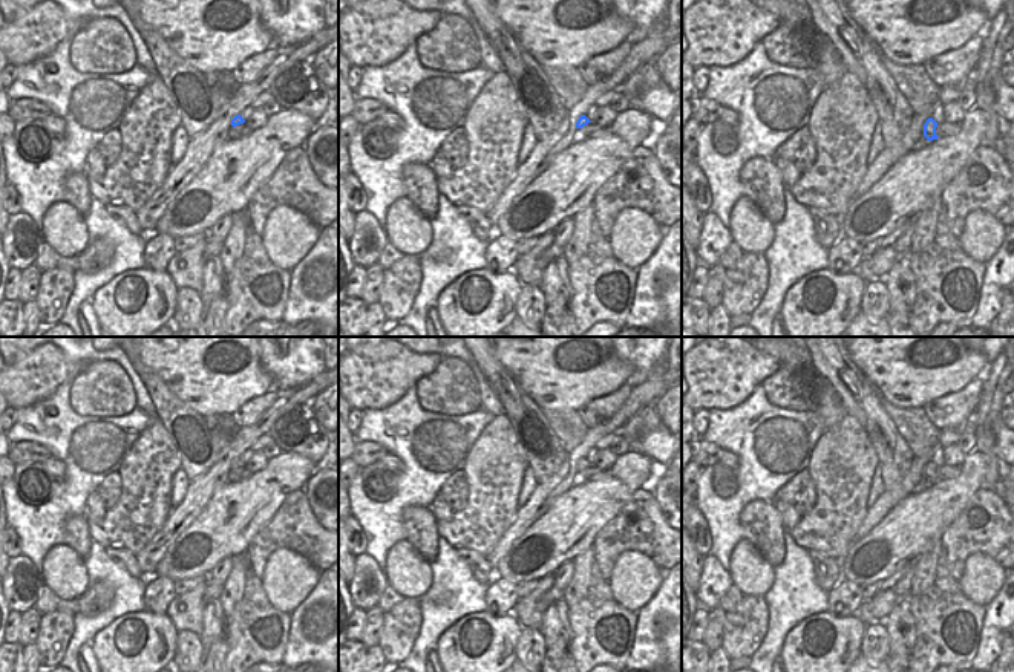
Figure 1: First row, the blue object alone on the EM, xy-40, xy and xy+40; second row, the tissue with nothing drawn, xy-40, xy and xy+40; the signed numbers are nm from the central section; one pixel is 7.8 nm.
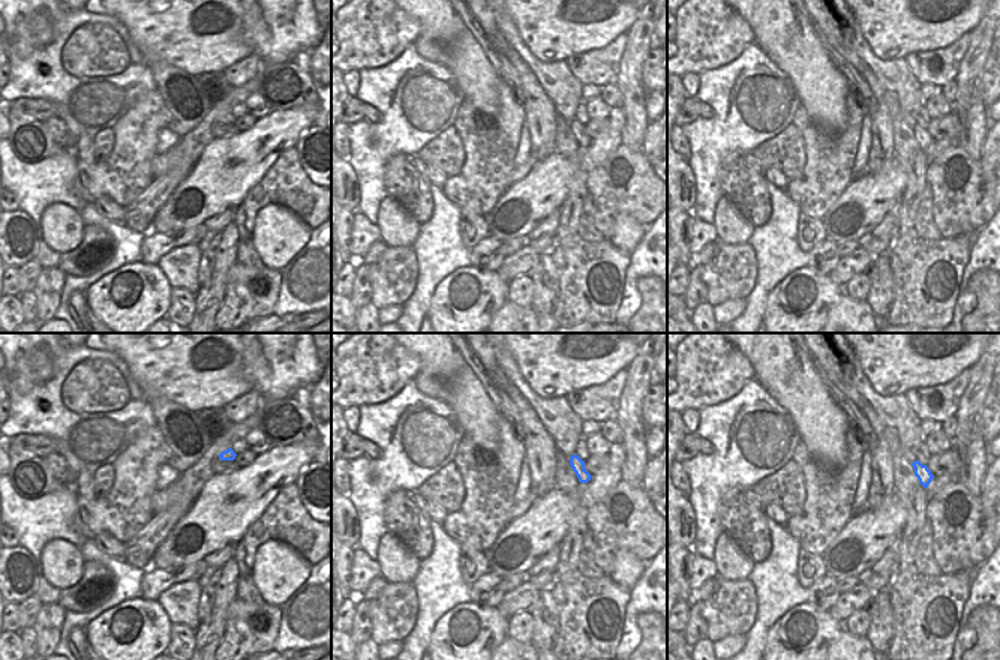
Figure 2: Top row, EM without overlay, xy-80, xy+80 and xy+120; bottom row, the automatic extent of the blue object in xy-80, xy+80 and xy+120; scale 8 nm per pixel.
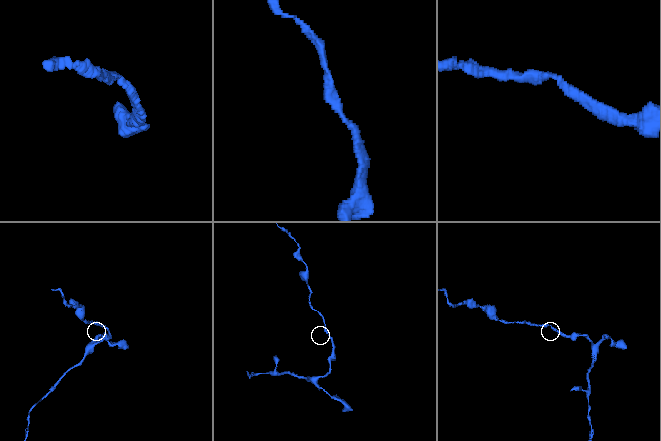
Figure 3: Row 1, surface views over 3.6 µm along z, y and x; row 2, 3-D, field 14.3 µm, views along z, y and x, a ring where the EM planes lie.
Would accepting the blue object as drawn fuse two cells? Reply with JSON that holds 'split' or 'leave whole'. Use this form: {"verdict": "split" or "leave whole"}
{"verdict": "leave whole"}

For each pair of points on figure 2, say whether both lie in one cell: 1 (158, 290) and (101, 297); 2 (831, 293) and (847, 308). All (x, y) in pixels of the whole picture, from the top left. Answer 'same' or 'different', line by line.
1: same
2: different

